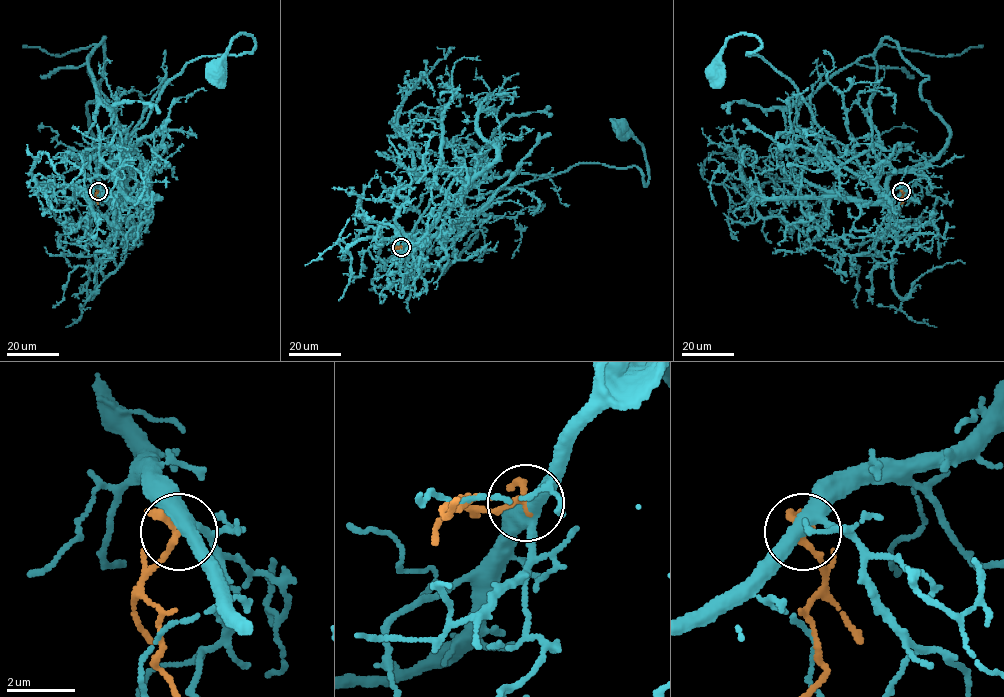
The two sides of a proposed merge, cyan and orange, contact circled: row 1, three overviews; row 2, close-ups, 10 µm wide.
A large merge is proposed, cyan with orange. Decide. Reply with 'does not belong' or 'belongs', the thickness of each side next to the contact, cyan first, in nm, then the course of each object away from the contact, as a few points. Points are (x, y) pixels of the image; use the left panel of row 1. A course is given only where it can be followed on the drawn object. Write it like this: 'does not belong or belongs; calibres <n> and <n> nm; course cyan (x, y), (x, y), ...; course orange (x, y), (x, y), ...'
does not belong; calibres 360 and 160 nm; course cyan (98, 191), (103, 198), (95, 163), (140, 128), (187, 63), (252, 52), (252, 36), (235, 36), (217, 74); course orange (98, 191), (96, 196), (98, 204)

